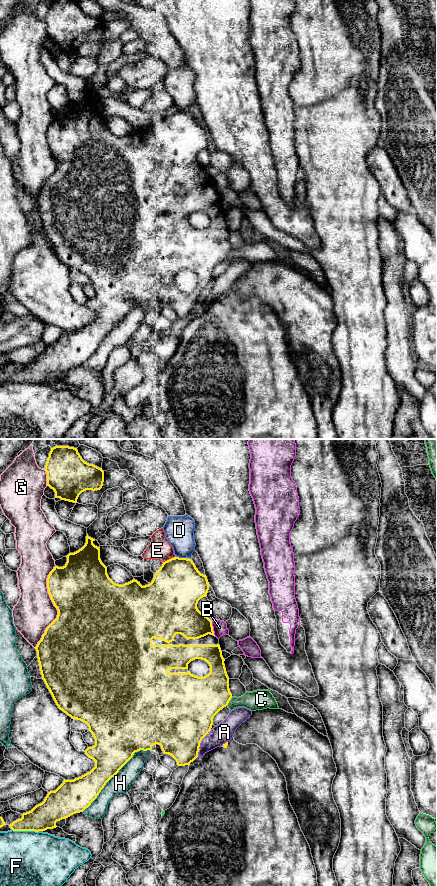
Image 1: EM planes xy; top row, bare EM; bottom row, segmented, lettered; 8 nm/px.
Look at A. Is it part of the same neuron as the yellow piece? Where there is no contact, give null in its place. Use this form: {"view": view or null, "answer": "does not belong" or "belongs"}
{"view": "xy", "answer": "does not belong"}

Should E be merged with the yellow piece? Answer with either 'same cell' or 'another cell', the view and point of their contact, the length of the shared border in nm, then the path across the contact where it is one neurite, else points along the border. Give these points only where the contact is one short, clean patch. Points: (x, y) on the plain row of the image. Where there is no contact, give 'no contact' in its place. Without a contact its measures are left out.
another cell; meets yellow in xy at (167, 112); contact 90 nm long

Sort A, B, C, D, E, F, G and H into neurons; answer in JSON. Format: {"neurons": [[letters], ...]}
{"neurons": [["A"], ["B"], ["C"], ["D"], ["E"], ["F"], ["G"], ["H"]]}

